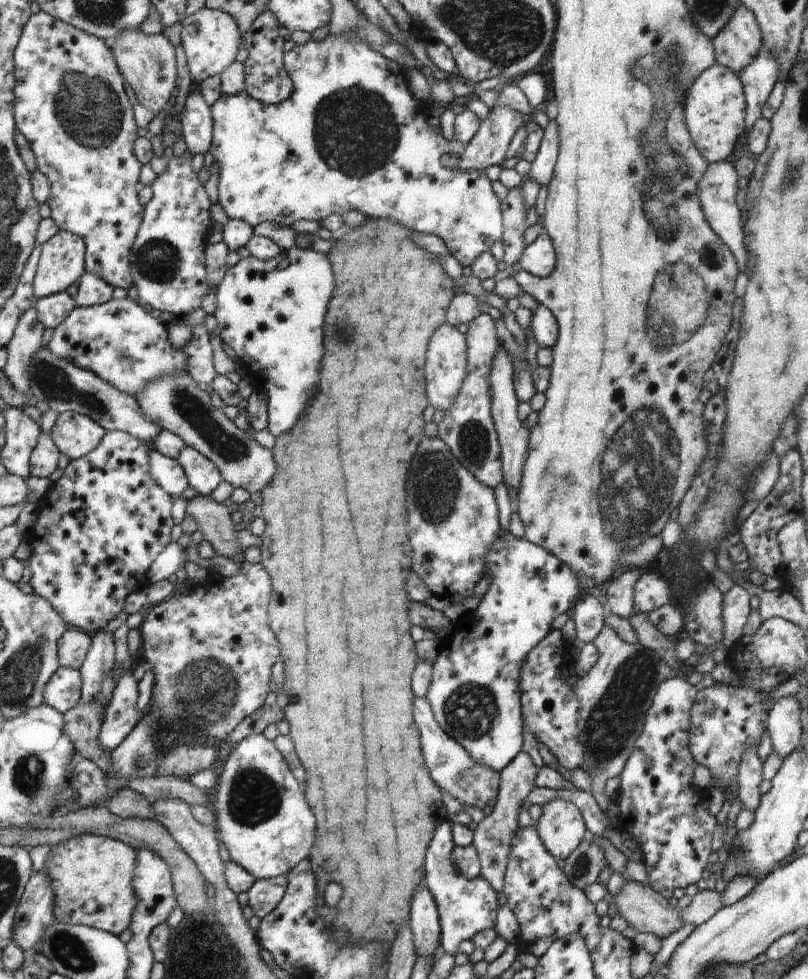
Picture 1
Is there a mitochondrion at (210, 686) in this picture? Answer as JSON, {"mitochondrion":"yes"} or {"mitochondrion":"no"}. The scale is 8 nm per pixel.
{"mitochondrion":"yes"}

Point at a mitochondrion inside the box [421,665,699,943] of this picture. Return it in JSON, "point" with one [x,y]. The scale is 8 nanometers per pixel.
{"point":[470,711]}

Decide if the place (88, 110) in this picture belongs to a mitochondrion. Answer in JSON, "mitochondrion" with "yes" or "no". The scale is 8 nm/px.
{"mitochondrion":"yes"}

